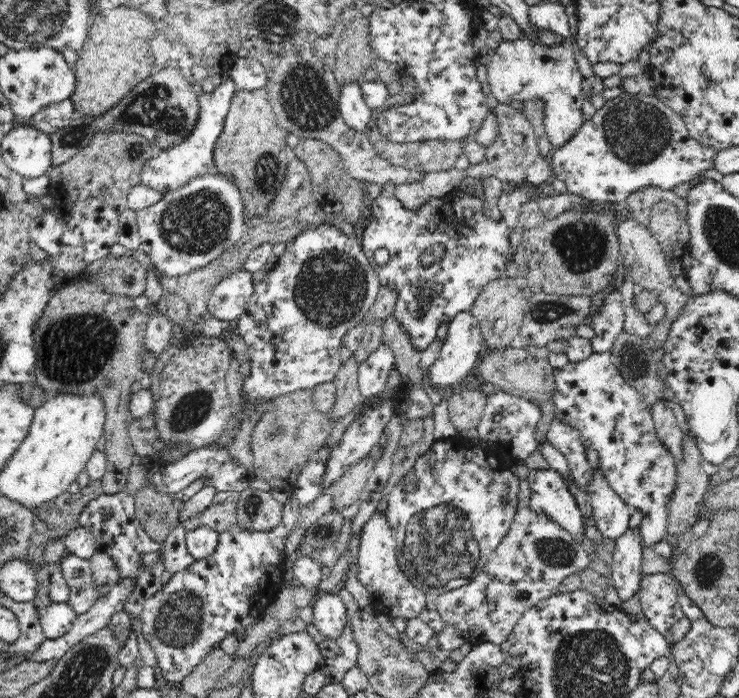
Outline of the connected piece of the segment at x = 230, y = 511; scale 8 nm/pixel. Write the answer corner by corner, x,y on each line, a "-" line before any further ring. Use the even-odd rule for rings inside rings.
217,491
212,504
200,514
202,525
224,532
237,524
240,491

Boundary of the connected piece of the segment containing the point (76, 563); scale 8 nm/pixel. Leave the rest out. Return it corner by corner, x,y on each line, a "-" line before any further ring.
67,555
57,566
70,588
69,606
77,615
85,614
102,598
94,581
89,560

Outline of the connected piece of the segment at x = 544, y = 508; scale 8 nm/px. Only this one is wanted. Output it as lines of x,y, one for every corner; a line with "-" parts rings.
530,469
527,480
531,488
529,507
540,514
545,514
566,532
569,532
578,542
582,542
584,534
584,515
576,497
568,489
568,481
554,469

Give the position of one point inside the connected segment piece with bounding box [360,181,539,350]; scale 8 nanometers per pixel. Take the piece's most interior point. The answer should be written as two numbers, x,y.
478,249

